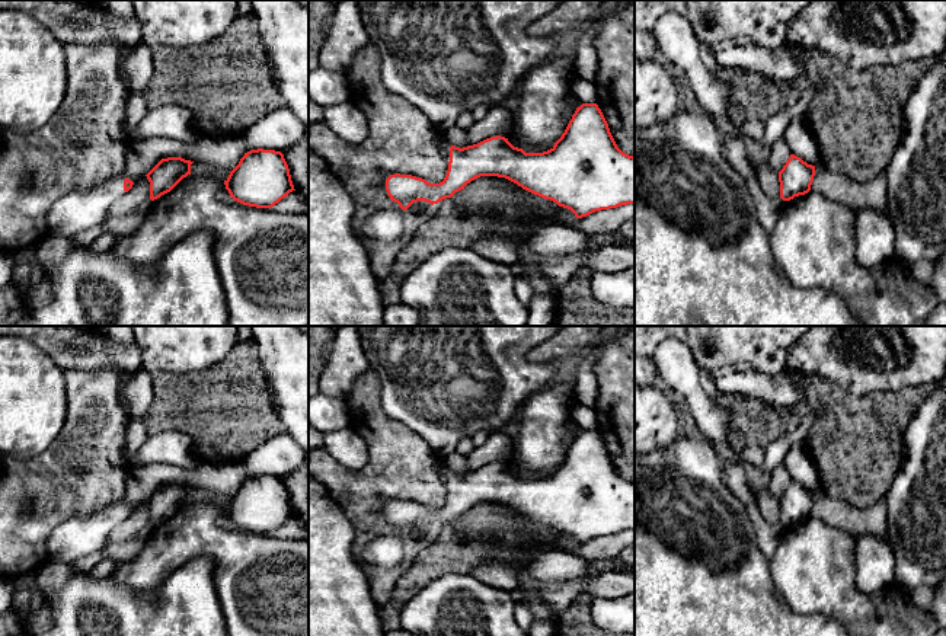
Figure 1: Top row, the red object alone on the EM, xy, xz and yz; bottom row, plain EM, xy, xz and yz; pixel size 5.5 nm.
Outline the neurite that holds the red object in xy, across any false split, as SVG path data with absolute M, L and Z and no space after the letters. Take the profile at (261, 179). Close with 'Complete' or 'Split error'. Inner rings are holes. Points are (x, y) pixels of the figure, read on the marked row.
M250 150L224 180L230 196L249 207L272 208L295 191L281 151Z. Complete

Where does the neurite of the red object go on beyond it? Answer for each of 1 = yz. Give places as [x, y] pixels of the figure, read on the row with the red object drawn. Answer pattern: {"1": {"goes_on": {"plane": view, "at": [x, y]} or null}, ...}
{"1": {"goes_on": null}}

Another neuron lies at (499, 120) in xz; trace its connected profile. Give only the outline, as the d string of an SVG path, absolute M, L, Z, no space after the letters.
M505 105L492 106L485 118L467 128L469 144L473 146L496 135L508 138L512 125L514 114Z

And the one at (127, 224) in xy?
M150 204L140 207L137 211L119 218L106 217L102 224L82 231L70 239L74 242L74 246L80 247L90 246L105 231L114 231L121 236L131 236L143 226L148 215L148 211Z

